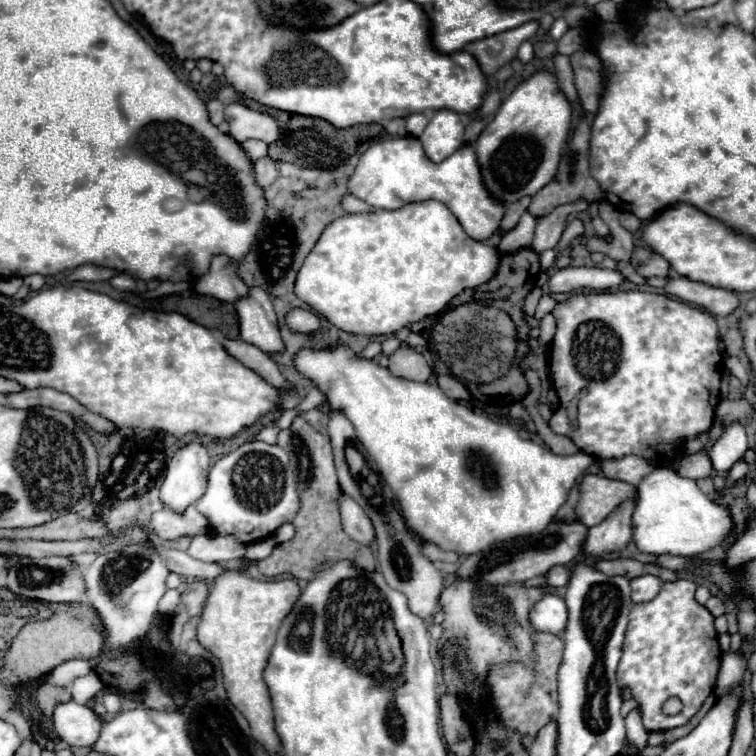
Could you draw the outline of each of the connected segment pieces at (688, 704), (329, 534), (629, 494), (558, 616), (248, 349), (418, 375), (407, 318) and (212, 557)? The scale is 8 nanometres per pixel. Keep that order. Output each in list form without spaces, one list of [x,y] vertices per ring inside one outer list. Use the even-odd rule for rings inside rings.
[[[692,580],[664,582],[658,596],[644,604],[634,604],[624,636],[618,664],[618,684],[632,692],[640,704],[642,722],[648,732],[666,732],[684,726],[712,694],[720,668],[722,650],[714,628],[714,616],[694,598]],[[668,698],[678,698],[684,708],[676,716],[666,716],[662,706]]]
[[[296,416],[292,426],[278,434],[278,446],[282,446],[288,452],[290,464],[296,472],[300,510],[292,522],[296,528],[294,538],[278,544],[268,558],[258,562],[260,574],[272,578],[272,576],[288,572],[296,580],[308,582],[312,580],[316,568],[320,568],[326,562],[336,562],[336,560],[350,560],[356,568],[364,572],[372,572],[376,566],[372,550],[368,546],[362,546],[350,540],[344,534],[342,524],[340,524],[338,502],[340,502],[342,490],[336,480],[336,466],[334,466],[330,440],[324,434],[316,432],[302,416]]]
[[[588,474],[580,484],[580,502],[576,516],[590,528],[600,524],[600,520],[606,520],[626,500],[638,500],[636,486]]]
[[[546,594],[530,610],[530,622],[538,632],[560,634],[568,622],[568,608],[560,596]]]
[[[226,340],[224,346],[226,346],[228,354],[232,354],[234,358],[238,358],[242,364],[246,364],[248,368],[252,368],[254,372],[258,372],[266,382],[274,384],[280,390],[290,390],[292,388],[282,378],[282,374],[278,372],[278,366],[274,364],[274,360],[266,352],[258,350],[252,344],[246,344],[244,340]]]
[[[398,348],[390,356],[390,366],[388,370],[396,378],[406,378],[406,380],[416,380],[416,382],[428,382],[432,376],[432,368],[428,366],[426,358],[412,348],[402,350]]]
[[[414,202],[400,210],[376,210],[372,214],[350,214],[334,220],[304,260],[294,292],[314,312],[344,332],[392,336],[408,324],[442,312],[462,290],[486,284],[496,274],[498,262],[498,250],[472,240],[442,202]]]
[[[202,534],[192,538],[188,554],[202,562],[226,562],[226,560],[242,558],[246,554],[246,546],[232,536]]]

